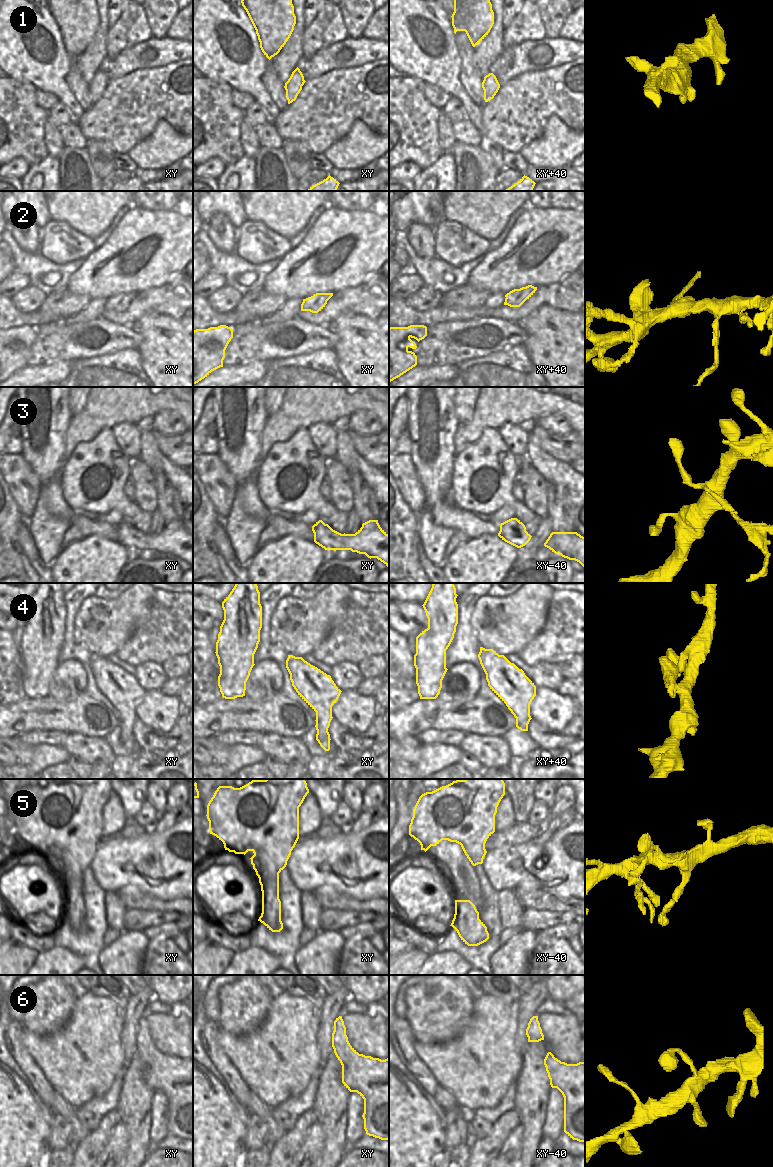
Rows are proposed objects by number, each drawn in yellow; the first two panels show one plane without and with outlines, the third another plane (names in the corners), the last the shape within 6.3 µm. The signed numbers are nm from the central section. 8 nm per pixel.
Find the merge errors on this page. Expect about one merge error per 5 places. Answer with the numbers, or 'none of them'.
2

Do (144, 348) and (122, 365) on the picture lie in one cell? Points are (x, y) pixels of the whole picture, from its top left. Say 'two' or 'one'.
two

